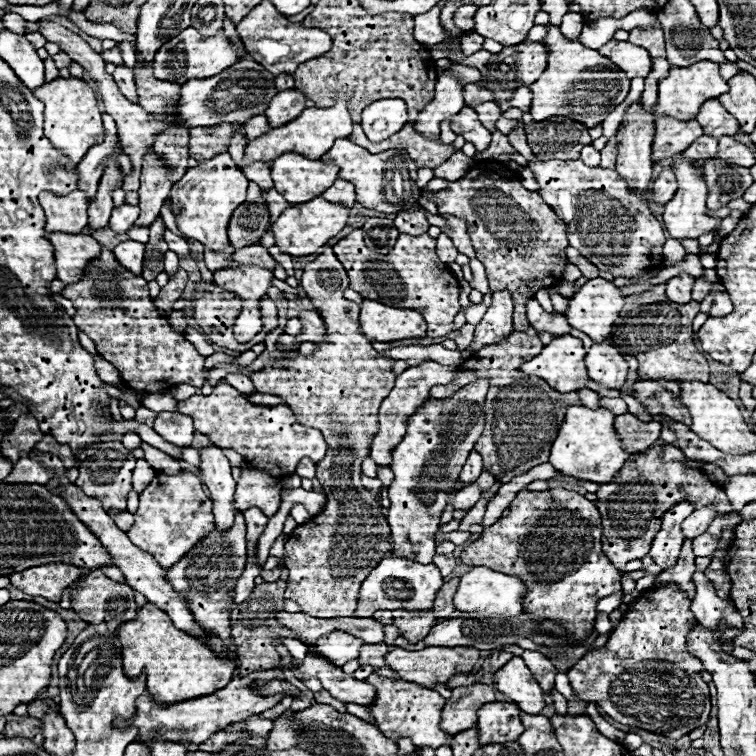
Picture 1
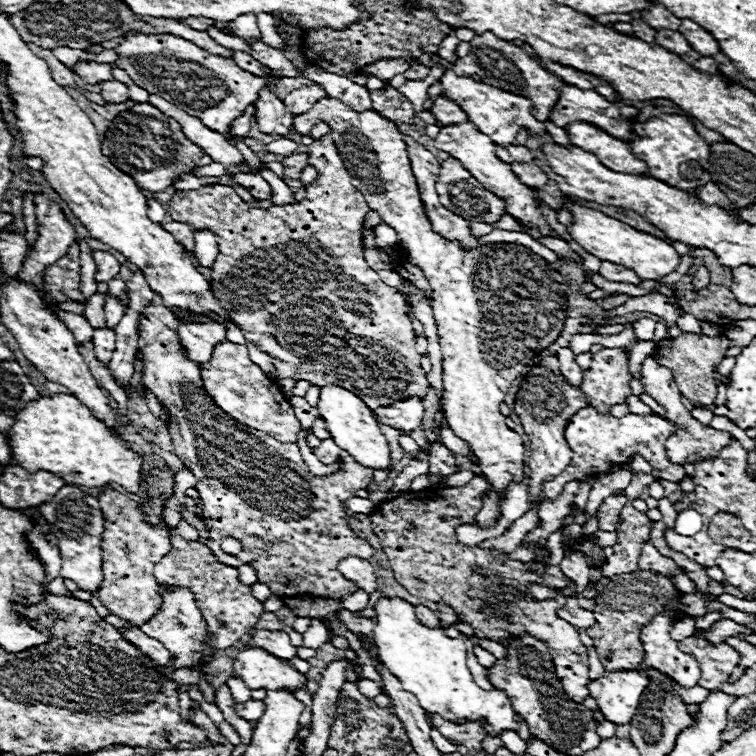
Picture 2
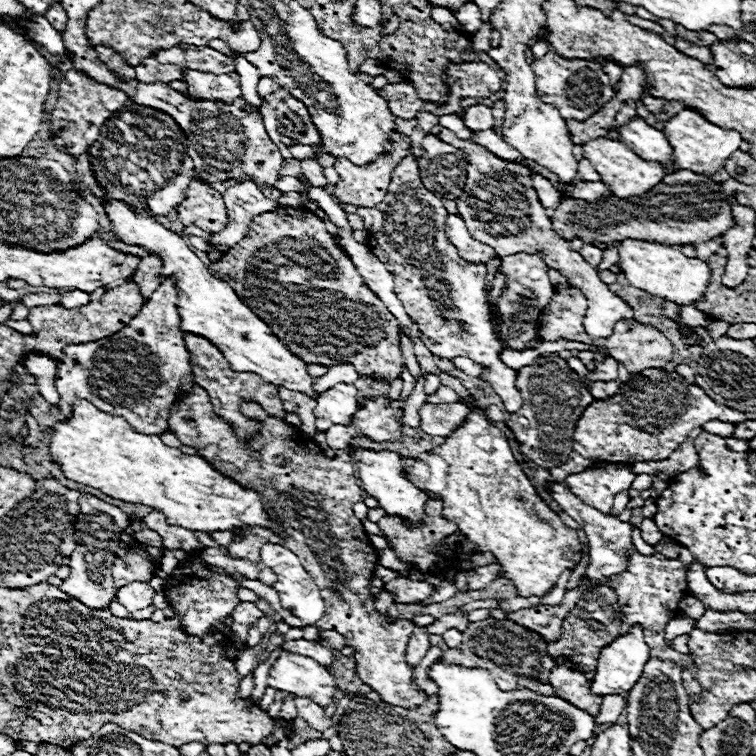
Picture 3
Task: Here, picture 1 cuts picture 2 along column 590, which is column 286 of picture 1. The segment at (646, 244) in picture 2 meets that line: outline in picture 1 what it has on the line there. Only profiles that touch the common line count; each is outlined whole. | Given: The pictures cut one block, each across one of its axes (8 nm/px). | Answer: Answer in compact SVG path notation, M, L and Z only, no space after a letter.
M318 196L316 200L312 200L308 204L298 204L298 206L286 208L278 216L278 220L272 222L270 230L274 234L274 240L276 240L276 246L280 248L280 252L290 254L290 256L298 256L298 258L310 256L346 226L348 214L350 214L348 208L344 208L340 204L332 204L332 202L324 200L322 196Z

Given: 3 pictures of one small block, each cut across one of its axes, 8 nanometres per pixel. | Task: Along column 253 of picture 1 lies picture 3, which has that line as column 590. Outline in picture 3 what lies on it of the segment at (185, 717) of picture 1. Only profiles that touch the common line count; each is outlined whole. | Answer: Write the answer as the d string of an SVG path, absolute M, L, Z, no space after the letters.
M558 664L554 672L550 672L550 684L554 684L554 694L562 696L576 708L582 708L596 716L600 712L602 696L594 696L590 692L590 684L594 680L594 672L572 670L568 664Z

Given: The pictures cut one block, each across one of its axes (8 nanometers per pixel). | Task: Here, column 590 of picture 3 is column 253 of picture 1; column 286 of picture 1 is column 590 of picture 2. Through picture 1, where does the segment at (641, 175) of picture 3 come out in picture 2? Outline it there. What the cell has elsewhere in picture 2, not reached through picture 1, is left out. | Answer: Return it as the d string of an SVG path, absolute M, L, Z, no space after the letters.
M572 122L566 126L566 134L572 146L594 152L610 170L646 174L646 164L632 154L628 142L606 134L598 126L590 122Z

